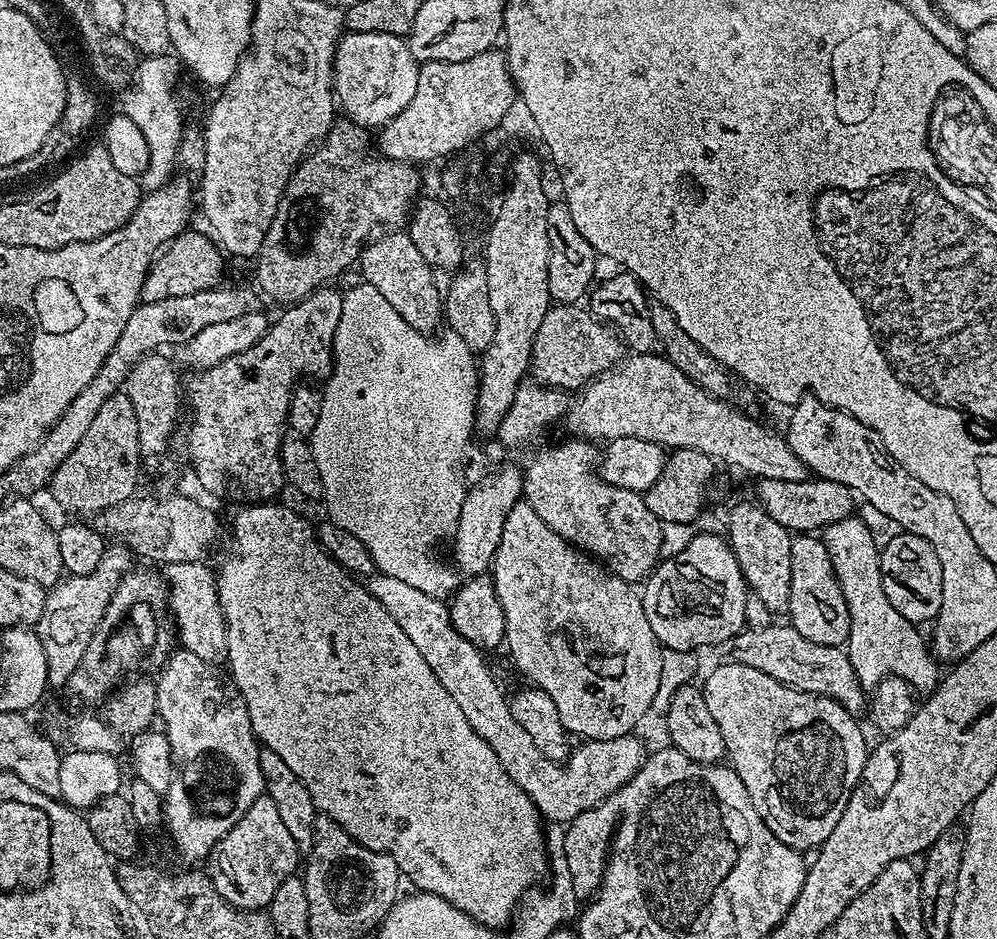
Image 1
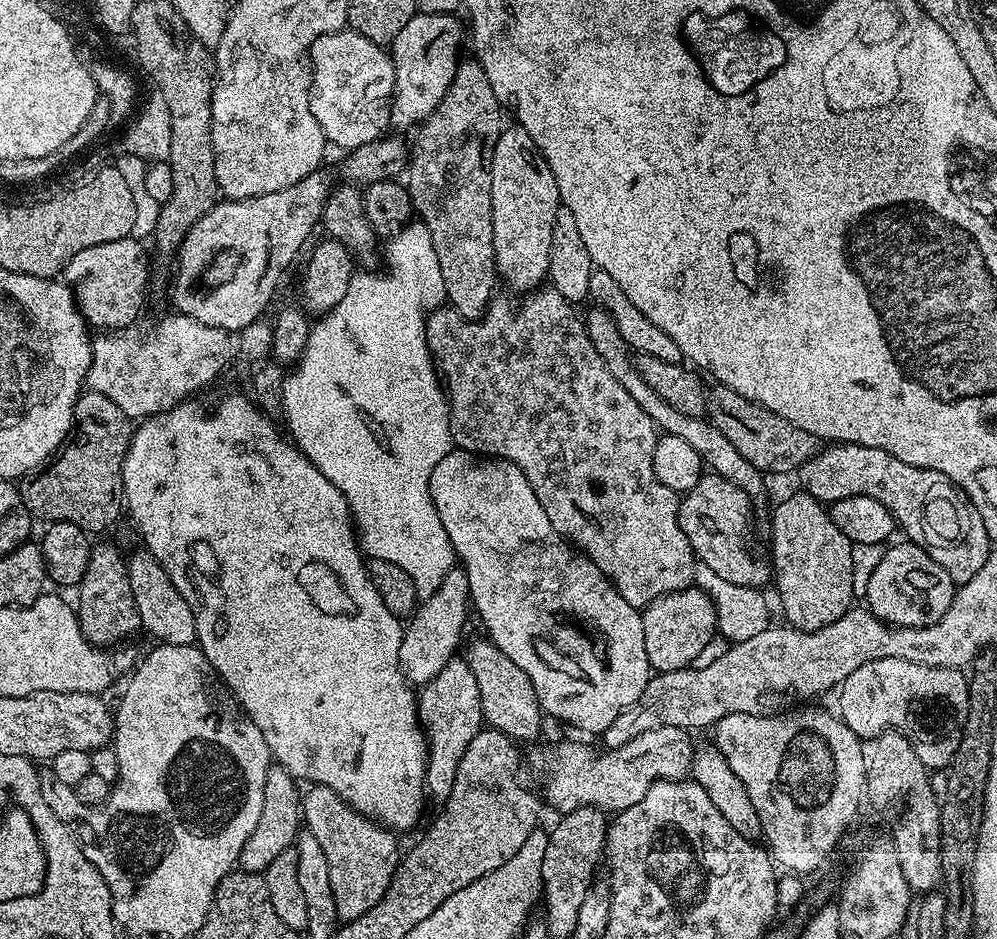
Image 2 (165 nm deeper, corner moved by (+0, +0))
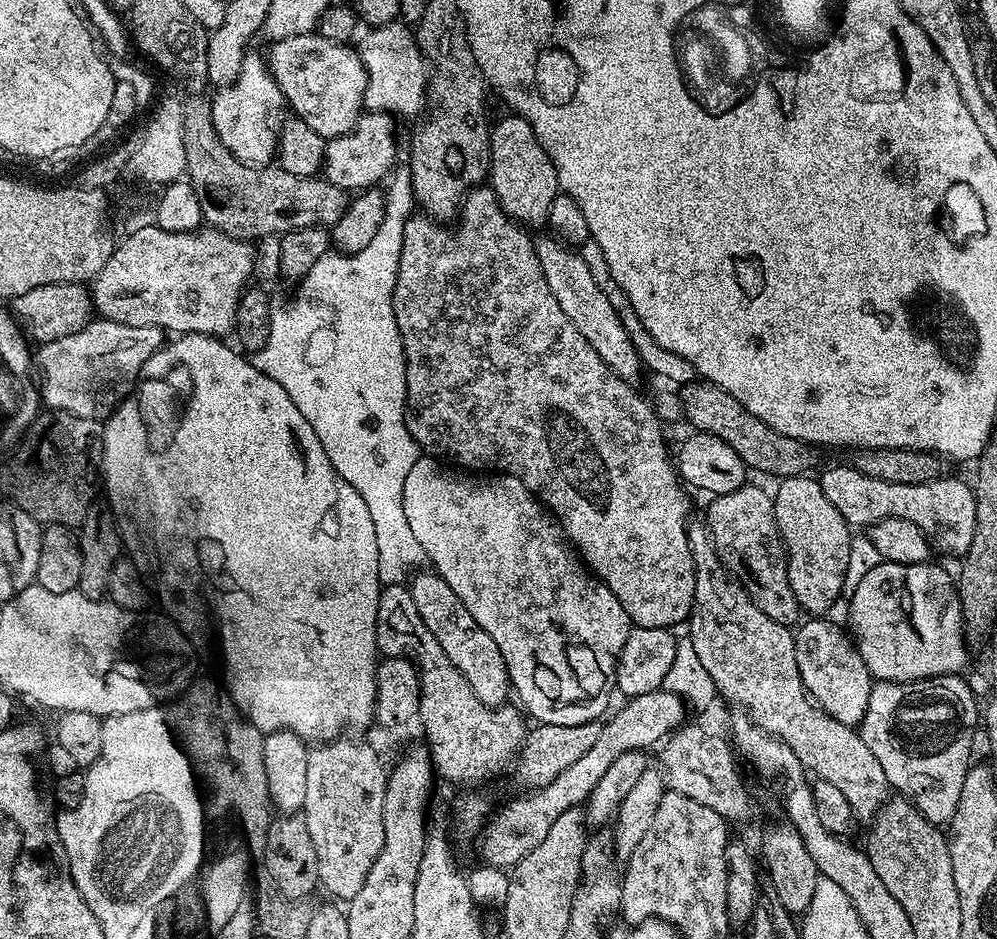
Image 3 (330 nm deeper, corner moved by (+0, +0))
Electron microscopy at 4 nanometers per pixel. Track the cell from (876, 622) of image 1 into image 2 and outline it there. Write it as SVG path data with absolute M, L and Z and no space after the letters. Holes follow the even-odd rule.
M875 660L866 662L866 666L858 666L854 674L847 676L838 689L838 695L838 715L856 736L875 738L889 730L900 732L904 740L910 742L925 770L947 769L954 750L958 750L958 742L962 742L962 730L968 713L968 677L961 669L918 666L905 660Z

